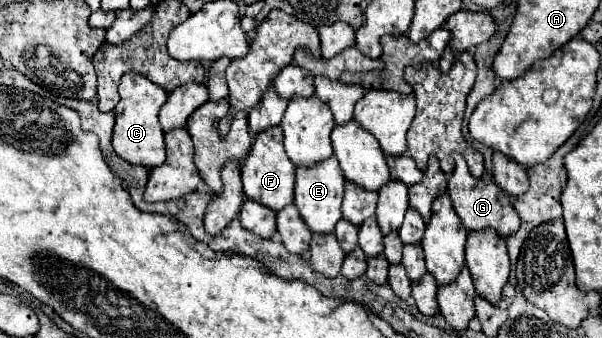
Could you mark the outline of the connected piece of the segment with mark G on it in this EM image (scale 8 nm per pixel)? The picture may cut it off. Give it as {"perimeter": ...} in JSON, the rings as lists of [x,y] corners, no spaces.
{"perimeter":[[[455,154],[455,170],[449,178],[447,192],[451,196],[451,202],[453,202],[457,216],[461,218],[461,222],[467,230],[493,228],[501,238],[507,238],[507,236],[515,234],[515,230],[519,230],[521,222],[519,222],[519,216],[517,216],[511,200],[507,198],[507,194],[503,194],[503,190],[499,190],[493,180],[489,180],[489,182],[475,180],[469,174],[469,168],[467,168],[465,158],[461,154]]]}

